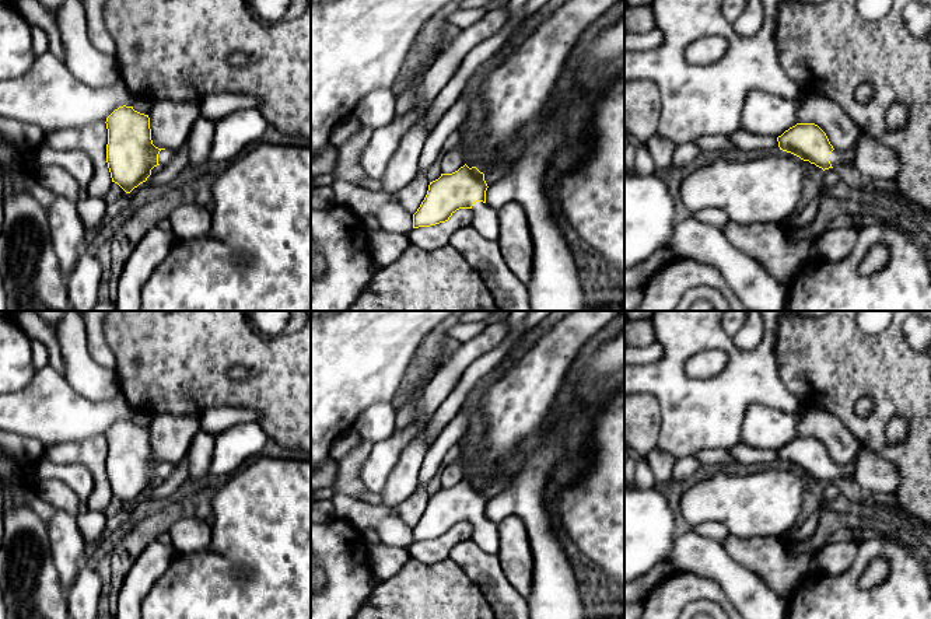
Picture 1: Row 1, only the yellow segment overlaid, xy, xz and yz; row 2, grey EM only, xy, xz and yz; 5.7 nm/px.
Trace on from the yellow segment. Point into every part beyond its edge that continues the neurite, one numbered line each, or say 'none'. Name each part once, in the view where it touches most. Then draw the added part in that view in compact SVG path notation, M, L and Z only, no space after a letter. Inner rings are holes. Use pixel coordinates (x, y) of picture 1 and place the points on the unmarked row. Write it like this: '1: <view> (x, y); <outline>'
1: xy (165, 469); M161 464L158 468L158 478L164 482L167 480L176 469L176 464Z

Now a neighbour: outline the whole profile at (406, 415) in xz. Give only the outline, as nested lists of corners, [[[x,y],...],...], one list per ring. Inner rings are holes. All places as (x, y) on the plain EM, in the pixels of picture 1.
[[[427,382],[420,384],[410,398],[402,406],[396,408],[396,431],[402,431],[419,420],[421,415],[420,398],[426,385]]]

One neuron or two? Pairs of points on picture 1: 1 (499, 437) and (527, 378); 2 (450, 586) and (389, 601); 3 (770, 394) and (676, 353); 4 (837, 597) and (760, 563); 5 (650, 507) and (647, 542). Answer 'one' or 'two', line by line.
1: one
2: one
3: one
4: two
5: one

